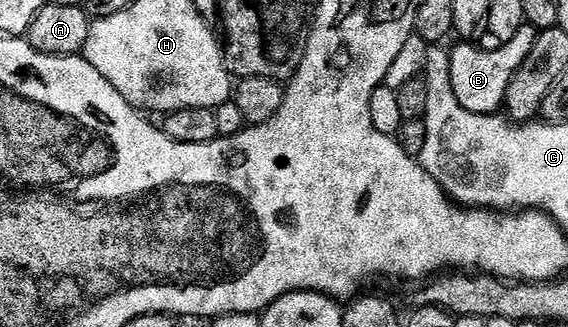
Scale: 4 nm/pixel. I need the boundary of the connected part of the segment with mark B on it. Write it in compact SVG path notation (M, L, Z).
M523 23L516 35L497 49L482 49L472 43L457 43L457 46L452 46L449 55L451 87L455 91L455 99L459 99L463 108L472 113L496 114L504 106L505 96L511 87L511 81L515 79L519 67L523 67L523 63L527 63L527 55L531 55L531 49L535 47L538 32L539 30L533 25Z

